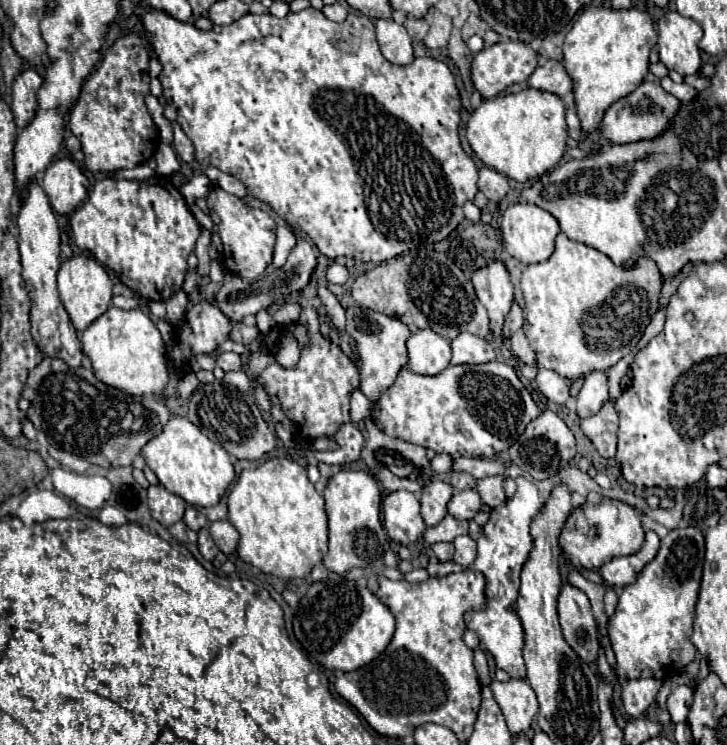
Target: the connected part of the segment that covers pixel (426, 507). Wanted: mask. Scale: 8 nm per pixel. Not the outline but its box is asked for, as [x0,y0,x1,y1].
[420,480,452,526]

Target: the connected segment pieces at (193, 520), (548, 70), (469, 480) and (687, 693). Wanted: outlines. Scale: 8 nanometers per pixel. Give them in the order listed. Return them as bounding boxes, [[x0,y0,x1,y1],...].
[[184,506,208,532],[528,60,574,98],[450,472,476,490],[666,686,694,724]]

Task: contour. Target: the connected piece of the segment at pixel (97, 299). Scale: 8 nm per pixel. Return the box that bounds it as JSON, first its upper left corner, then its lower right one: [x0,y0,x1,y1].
[56,254,112,332]

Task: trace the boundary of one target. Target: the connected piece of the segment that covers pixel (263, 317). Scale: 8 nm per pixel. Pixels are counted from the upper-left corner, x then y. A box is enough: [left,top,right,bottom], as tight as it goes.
[256,310,274,334]

